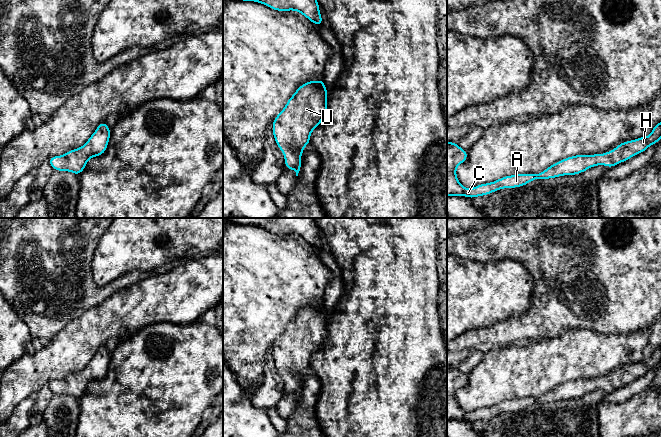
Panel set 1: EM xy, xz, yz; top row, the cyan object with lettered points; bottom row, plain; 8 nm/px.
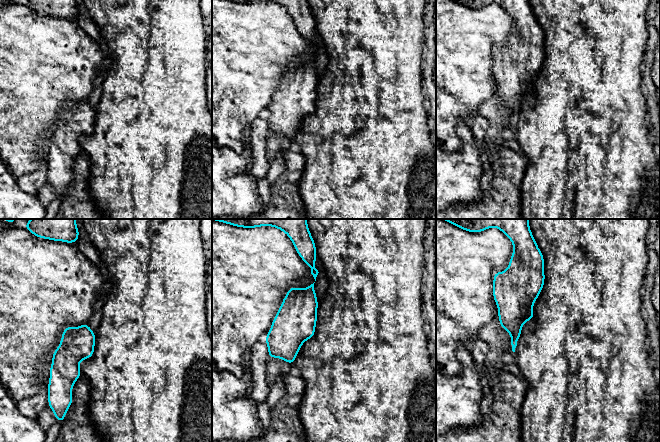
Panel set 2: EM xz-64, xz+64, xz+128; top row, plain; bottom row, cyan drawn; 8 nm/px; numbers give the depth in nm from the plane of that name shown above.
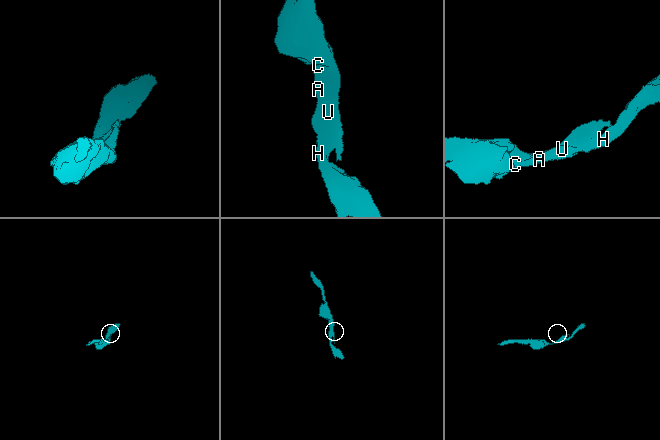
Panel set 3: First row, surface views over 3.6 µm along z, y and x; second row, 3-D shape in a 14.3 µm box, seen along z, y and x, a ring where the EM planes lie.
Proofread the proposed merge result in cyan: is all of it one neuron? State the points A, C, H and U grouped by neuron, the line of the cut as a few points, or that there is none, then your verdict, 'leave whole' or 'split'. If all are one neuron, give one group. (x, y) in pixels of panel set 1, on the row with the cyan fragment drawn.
A C H U | no cut | leave whole

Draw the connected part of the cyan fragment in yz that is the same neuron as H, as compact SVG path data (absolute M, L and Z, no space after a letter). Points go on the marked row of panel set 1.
M661 121L654 125L648 137L640 137L617 145L606 154L574 155L549 166L539 174L526 173L504 176L494 182L480 184L470 189L463 187L456 176L456 168L467 160L468 152L460 148L456 142L447 142L447 196L464 196L471 199L477 196L489 195L504 188L525 186L536 179L551 179L563 175L577 175L593 166L606 165L609 168L622 163L661 139Z

